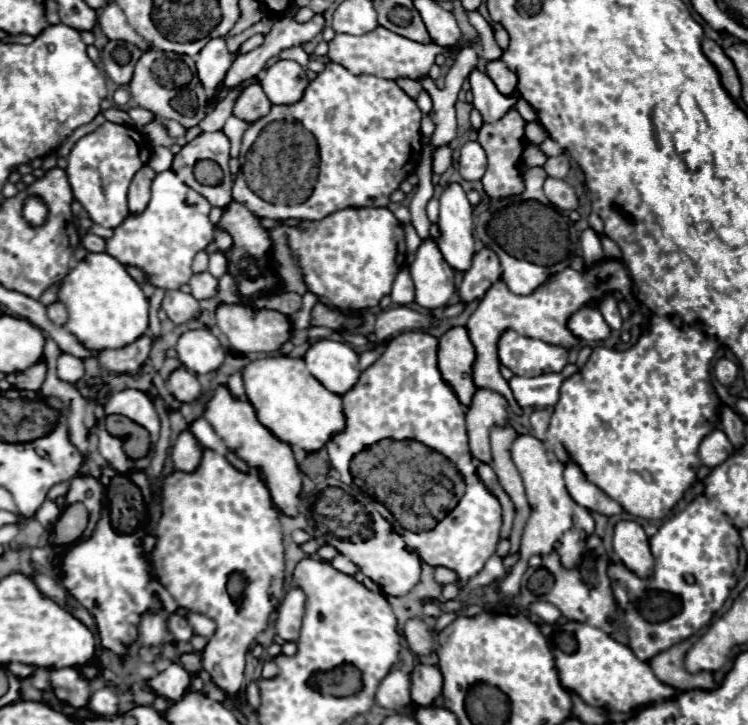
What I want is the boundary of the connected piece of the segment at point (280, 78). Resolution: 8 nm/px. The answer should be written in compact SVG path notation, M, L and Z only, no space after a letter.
M278 60L266 70L264 78L260 78L260 86L272 104L294 104L302 98L308 78L298 62Z

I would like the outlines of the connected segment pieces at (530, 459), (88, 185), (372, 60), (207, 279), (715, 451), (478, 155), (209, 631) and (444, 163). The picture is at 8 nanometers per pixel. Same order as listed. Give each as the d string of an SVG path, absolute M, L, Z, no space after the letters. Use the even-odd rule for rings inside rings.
M520 434L516 436L516 440L512 442L512 460L524 480L526 486L526 496L530 500L532 506L532 514L530 520L526 522L524 538L530 538L530 546L532 548L524 548L526 542L522 542L522 550L520 550L520 558L528 560L532 554L540 554L544 552L544 542L546 542L546 554L556 550L562 556L562 562L576 562L582 554L582 544L584 540L594 532L594 518L592 514L578 506L570 494L564 488L564 480L562 480L562 472L564 466L560 462L556 462L554 458L548 458L548 452L544 450L542 442L538 438L534 438L532 434ZM538 540L538 544L536 544ZM530 554L530 556L528 556Z
M104 122L94 132L86 134L76 142L68 156L68 182L72 186L74 198L84 206L88 216L104 226L104 228L116 228L128 218L128 202L126 192L134 178L134 174L146 164L148 154L140 158L140 146L138 142L128 134L128 126Z
M382 26L374 28L368 34L362 36L350 36L350 34L336 34L332 42L328 42L330 52L328 58L336 64L342 64L348 68L352 74L374 74L380 78L422 78L428 74L430 66L434 64L434 58L438 54L448 54L446 48L430 42L430 44L420 44L414 40L408 40L404 36L398 36Z
M200 272L200 274L194 274L190 278L190 288L192 288L192 296L196 300L212 298L212 296L216 296L218 280L210 272Z
M714 430L702 440L698 454L700 454L702 464L706 464L708 468L714 468L732 454L732 444L722 430Z
M466 142L460 152L460 174L466 180L480 180L486 172L486 152L478 142Z
M190 612L190 614L188 614L188 622L190 622L194 634L200 634L200 636L204 636L204 638L210 638L210 636L214 634L214 622L212 622L208 616Z
M450 146L436 148L436 152L434 152L434 174L444 174L450 164L452 164L452 150L450 150Z

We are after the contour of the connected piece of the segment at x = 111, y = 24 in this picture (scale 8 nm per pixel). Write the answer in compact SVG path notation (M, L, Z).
M110 2L106 8L102 8L102 12L98 14L98 26L100 26L100 30L106 34L108 40L132 42L132 44L136 44L138 48L148 50L148 48L146 48L146 42L126 24L124 12L122 12L114 2Z

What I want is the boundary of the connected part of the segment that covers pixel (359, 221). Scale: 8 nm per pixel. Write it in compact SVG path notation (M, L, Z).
M344 208L322 220L300 220L296 226L290 226L288 244L292 258L302 270L306 288L340 310L364 310L378 306L382 296L390 294L392 282L406 260L402 224L388 208Z

